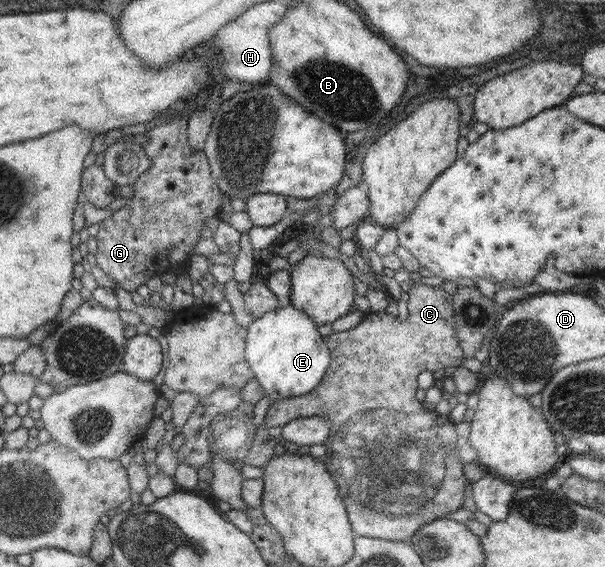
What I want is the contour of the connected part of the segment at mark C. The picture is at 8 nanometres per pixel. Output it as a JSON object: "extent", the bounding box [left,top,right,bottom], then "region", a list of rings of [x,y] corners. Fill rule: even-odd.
{"extent":[265,278,468,542],"region":[[[418,278],[406,286],[409,299],[407,301],[408,317],[401,320],[399,317],[389,315],[385,311],[367,312],[364,314],[363,320],[356,326],[343,332],[333,332],[326,336],[325,342],[330,350],[331,365],[326,374],[323,375],[321,382],[311,390],[310,393],[287,398],[274,400],[266,413],[265,424],[268,427],[283,426],[299,417],[310,417],[313,415],[325,415],[331,421],[331,428],[328,441],[326,442],[326,454],[321,460],[326,464],[326,469],[336,479],[338,488],[340,489],[340,497],[346,504],[348,517],[356,535],[367,536],[369,538],[382,538],[383,540],[395,540],[397,542],[409,542],[413,535],[428,522],[437,520],[438,518],[449,517],[451,512],[462,508],[465,502],[465,484],[468,483],[465,473],[463,473],[464,464],[457,457],[457,437],[455,432],[455,422],[450,416],[437,415],[432,410],[427,410],[423,402],[416,397],[417,392],[417,376],[423,371],[444,370],[449,367],[459,367],[464,362],[464,350],[459,344],[457,327],[454,319],[454,296],[439,287],[428,286],[422,283]]]}

